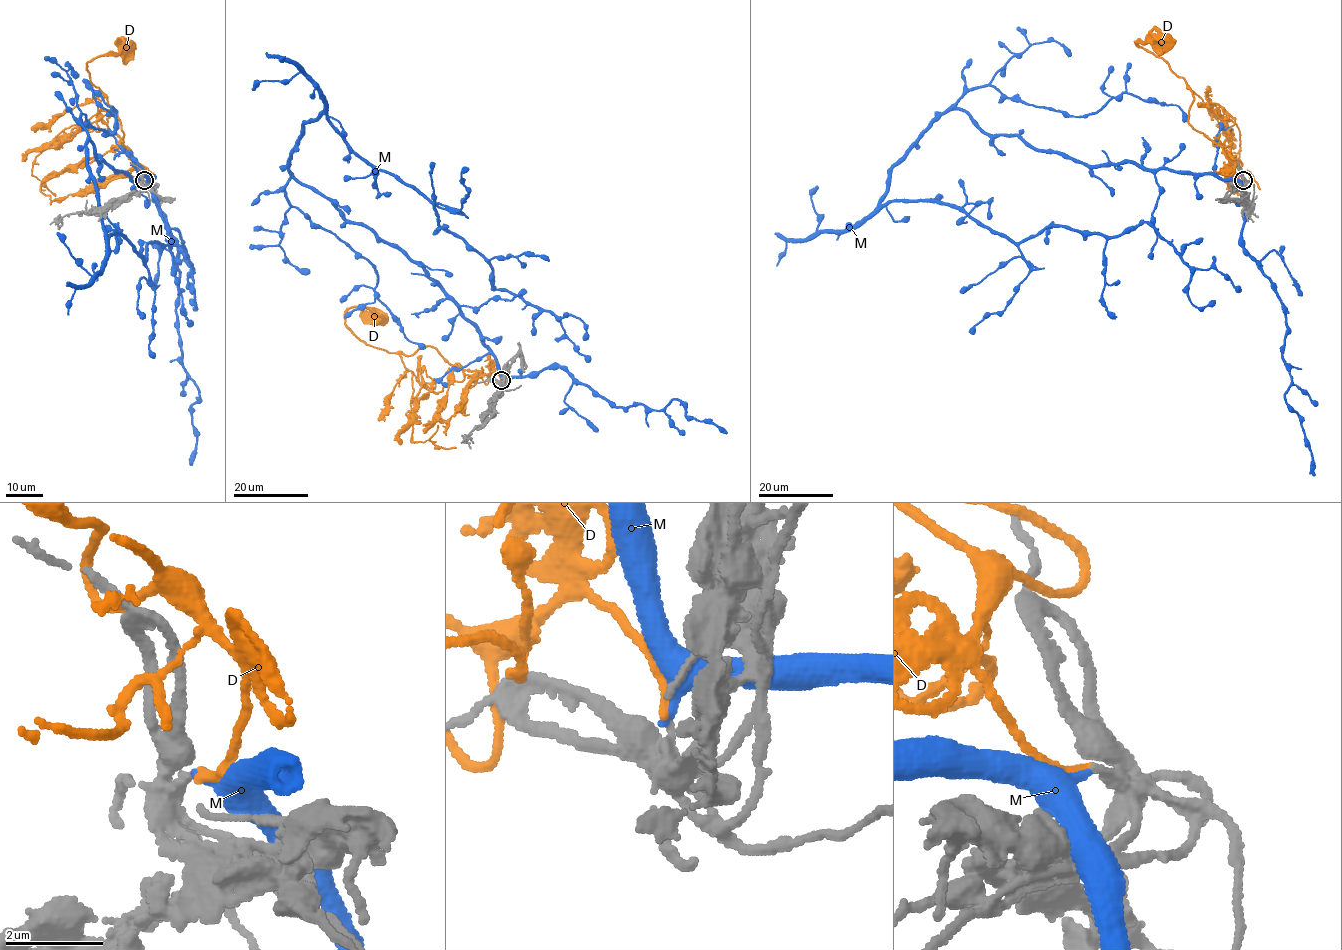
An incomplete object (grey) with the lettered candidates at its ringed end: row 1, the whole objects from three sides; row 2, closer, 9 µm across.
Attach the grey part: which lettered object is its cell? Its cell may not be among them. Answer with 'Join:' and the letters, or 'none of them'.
Join: D

